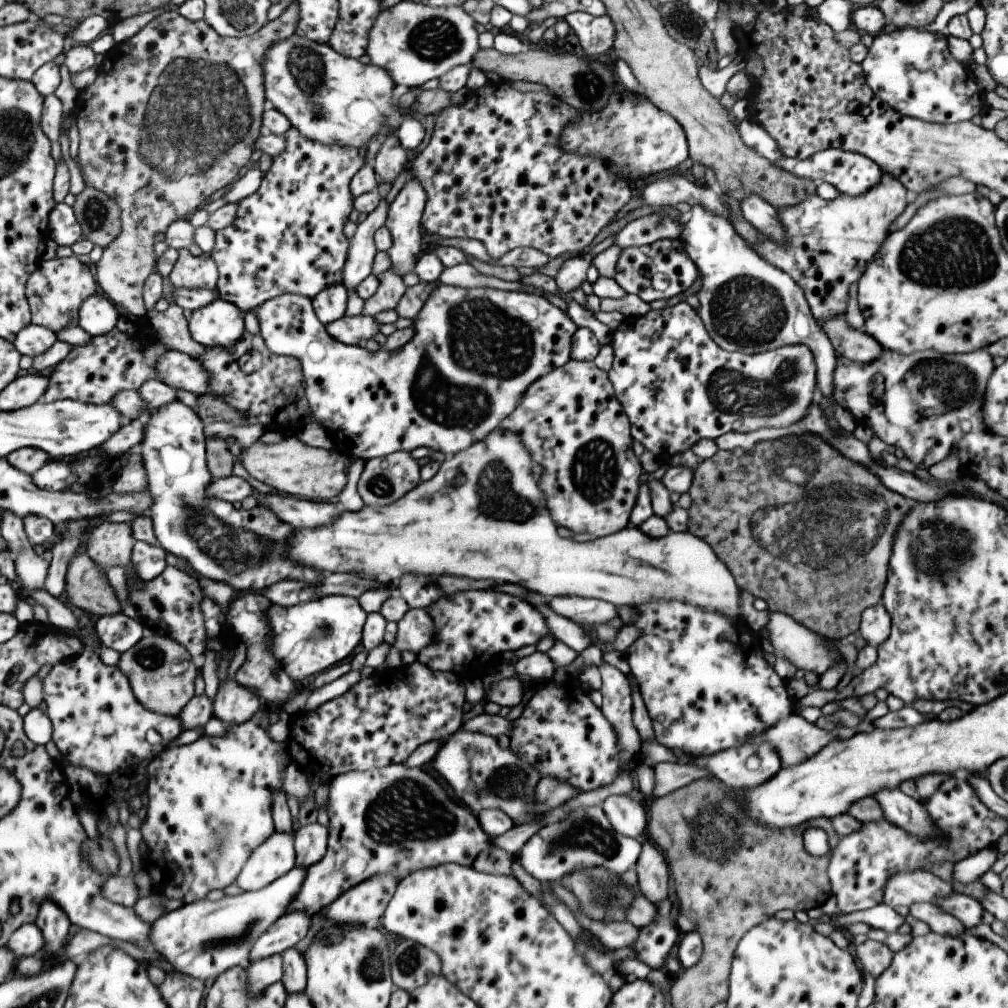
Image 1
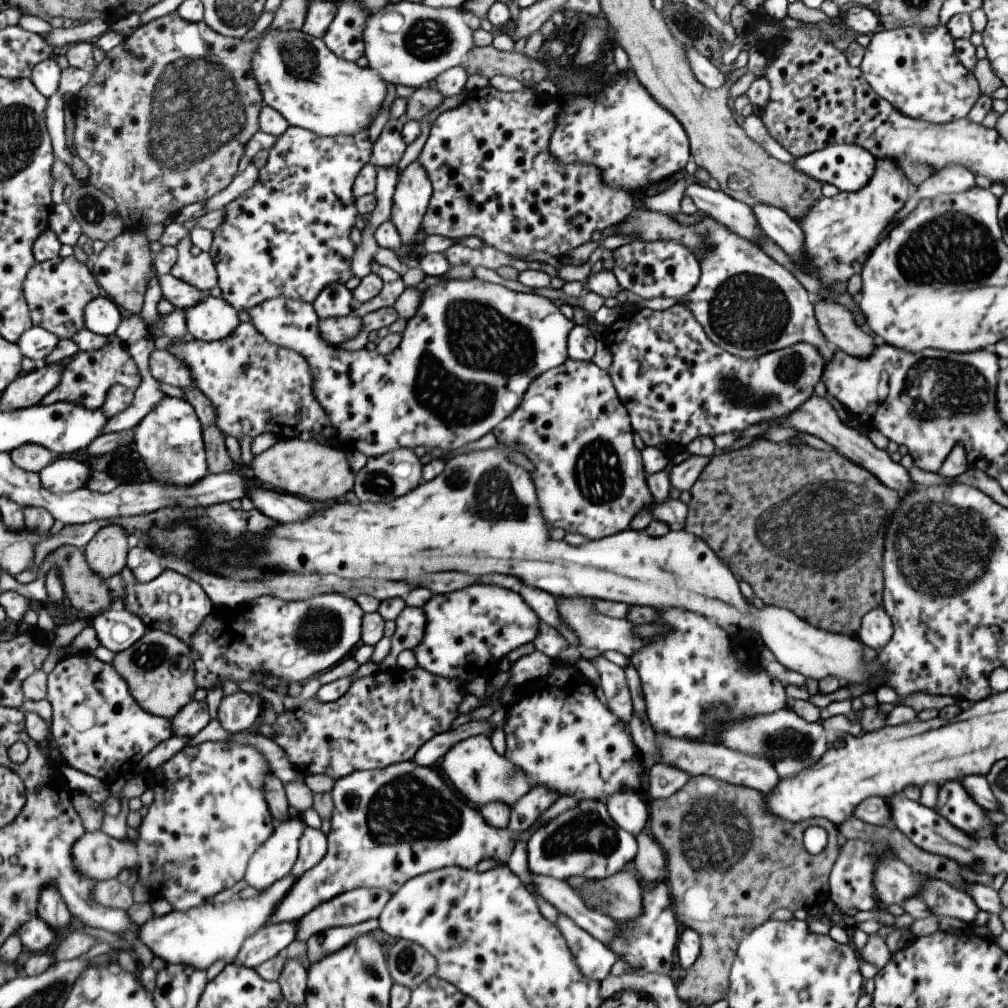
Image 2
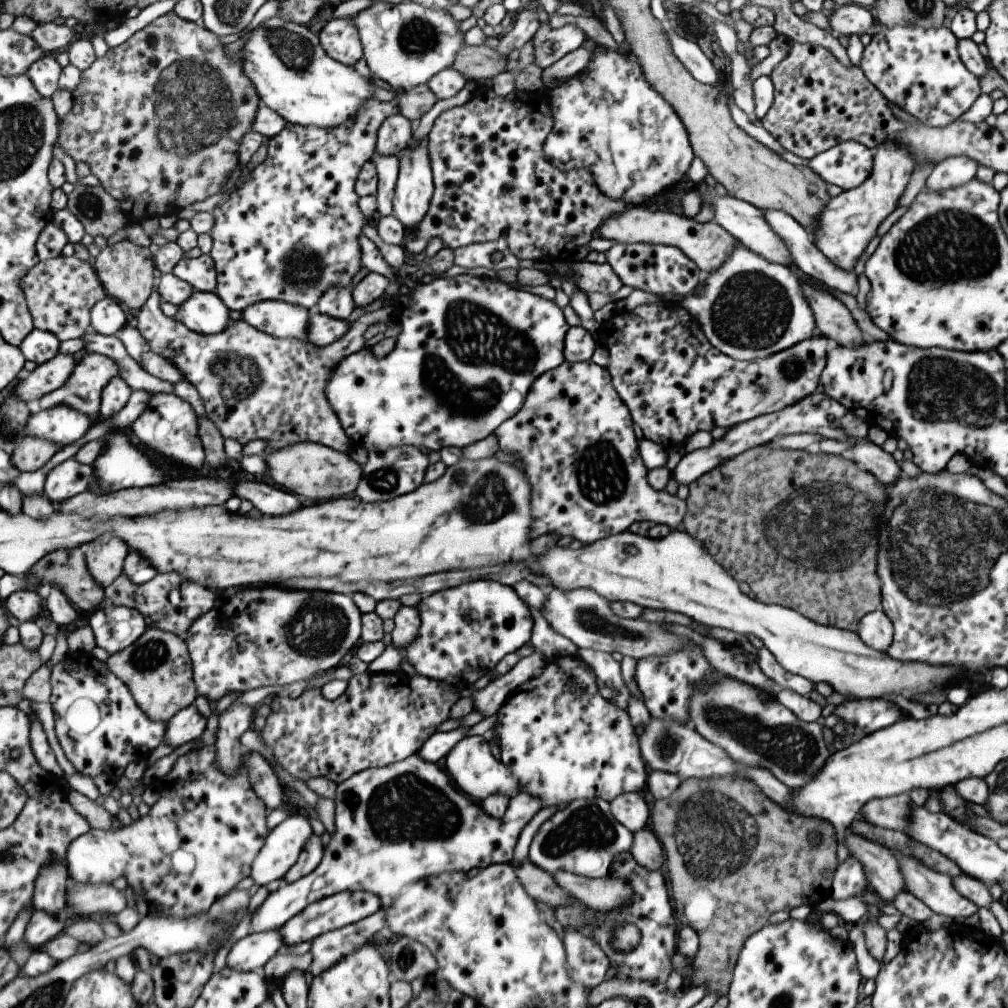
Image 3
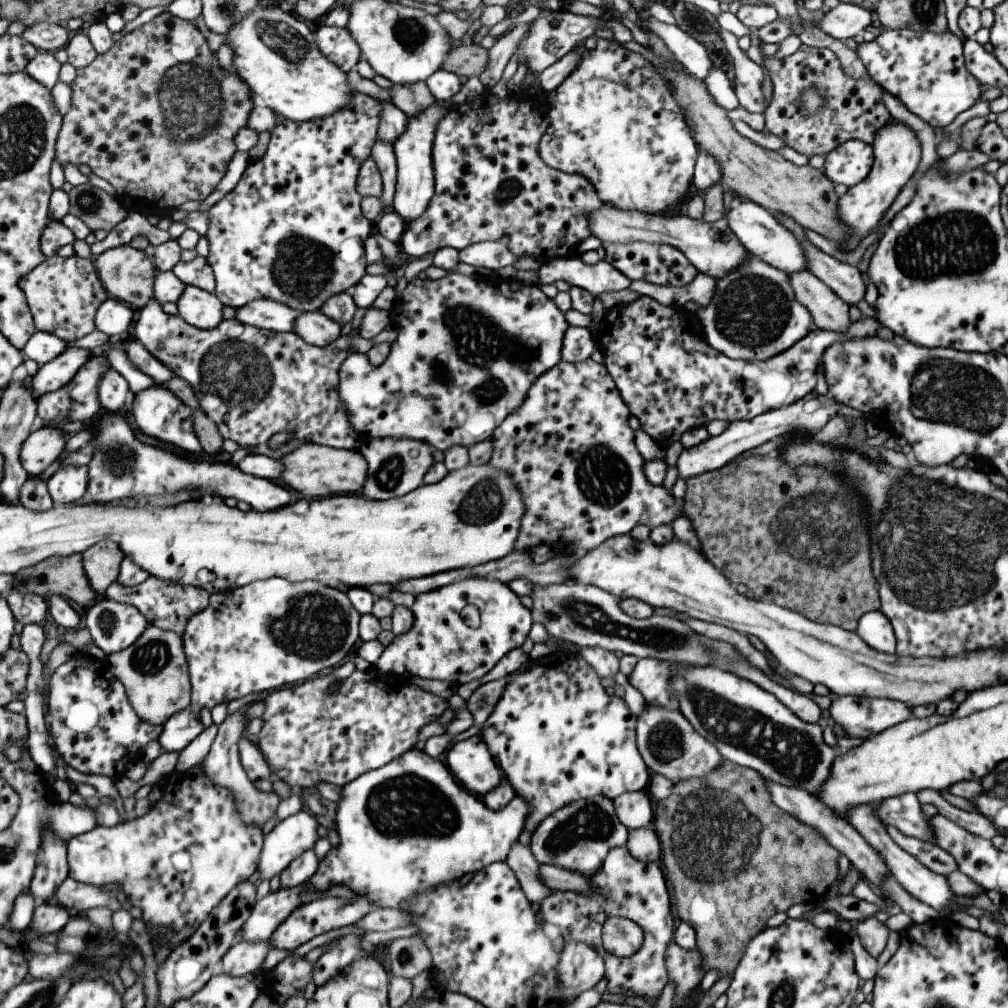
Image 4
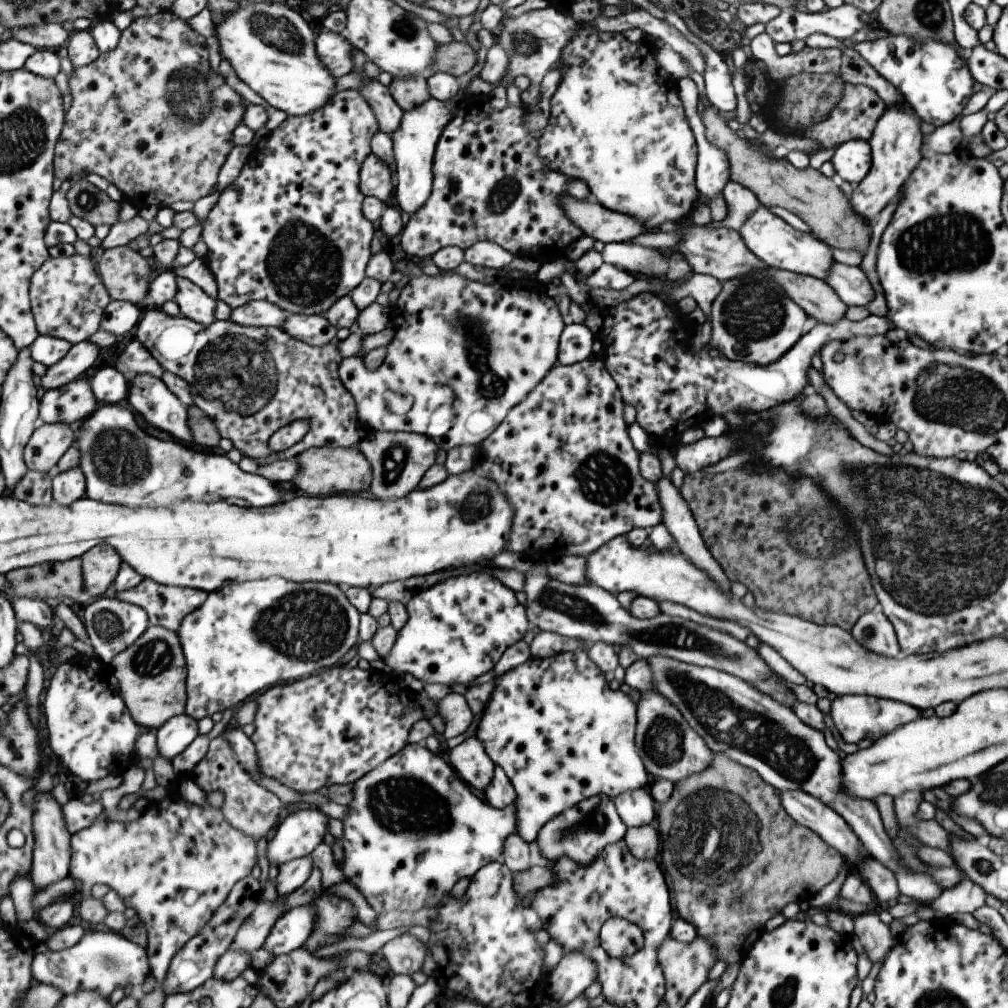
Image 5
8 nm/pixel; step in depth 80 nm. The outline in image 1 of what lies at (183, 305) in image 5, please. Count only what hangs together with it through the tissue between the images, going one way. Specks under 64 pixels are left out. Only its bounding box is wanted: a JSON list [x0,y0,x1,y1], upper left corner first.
[186,299,244,348]

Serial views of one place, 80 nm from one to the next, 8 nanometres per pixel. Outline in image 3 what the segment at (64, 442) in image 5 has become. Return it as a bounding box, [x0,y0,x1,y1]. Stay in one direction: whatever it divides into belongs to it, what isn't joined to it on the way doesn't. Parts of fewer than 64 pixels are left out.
[10,435,58,473]

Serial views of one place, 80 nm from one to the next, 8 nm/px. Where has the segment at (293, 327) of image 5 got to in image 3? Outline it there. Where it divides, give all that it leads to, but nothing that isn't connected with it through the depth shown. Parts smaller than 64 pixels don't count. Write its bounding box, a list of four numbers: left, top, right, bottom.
[305,310,348,347]

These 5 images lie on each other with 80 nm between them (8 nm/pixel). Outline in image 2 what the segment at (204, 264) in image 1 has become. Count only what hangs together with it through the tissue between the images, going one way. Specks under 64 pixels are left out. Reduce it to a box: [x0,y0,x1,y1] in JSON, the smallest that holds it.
[171,235,216,290]

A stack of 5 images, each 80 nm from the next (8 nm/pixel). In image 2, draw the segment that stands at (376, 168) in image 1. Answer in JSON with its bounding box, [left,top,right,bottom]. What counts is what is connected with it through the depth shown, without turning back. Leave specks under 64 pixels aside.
[371,115,406,168]

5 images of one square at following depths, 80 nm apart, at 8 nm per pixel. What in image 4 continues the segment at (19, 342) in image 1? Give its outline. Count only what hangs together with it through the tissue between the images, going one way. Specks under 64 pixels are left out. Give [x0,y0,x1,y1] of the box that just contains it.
[21,331,68,367]

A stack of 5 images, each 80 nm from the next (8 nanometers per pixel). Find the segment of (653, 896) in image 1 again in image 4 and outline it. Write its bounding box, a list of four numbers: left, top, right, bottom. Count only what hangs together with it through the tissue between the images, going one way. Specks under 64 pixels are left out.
[624,827,660,863]

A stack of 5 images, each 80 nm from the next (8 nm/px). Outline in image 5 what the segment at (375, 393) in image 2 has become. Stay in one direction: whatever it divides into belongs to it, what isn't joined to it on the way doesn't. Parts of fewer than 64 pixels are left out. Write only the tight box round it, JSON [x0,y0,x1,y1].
[227,272,564,451]

